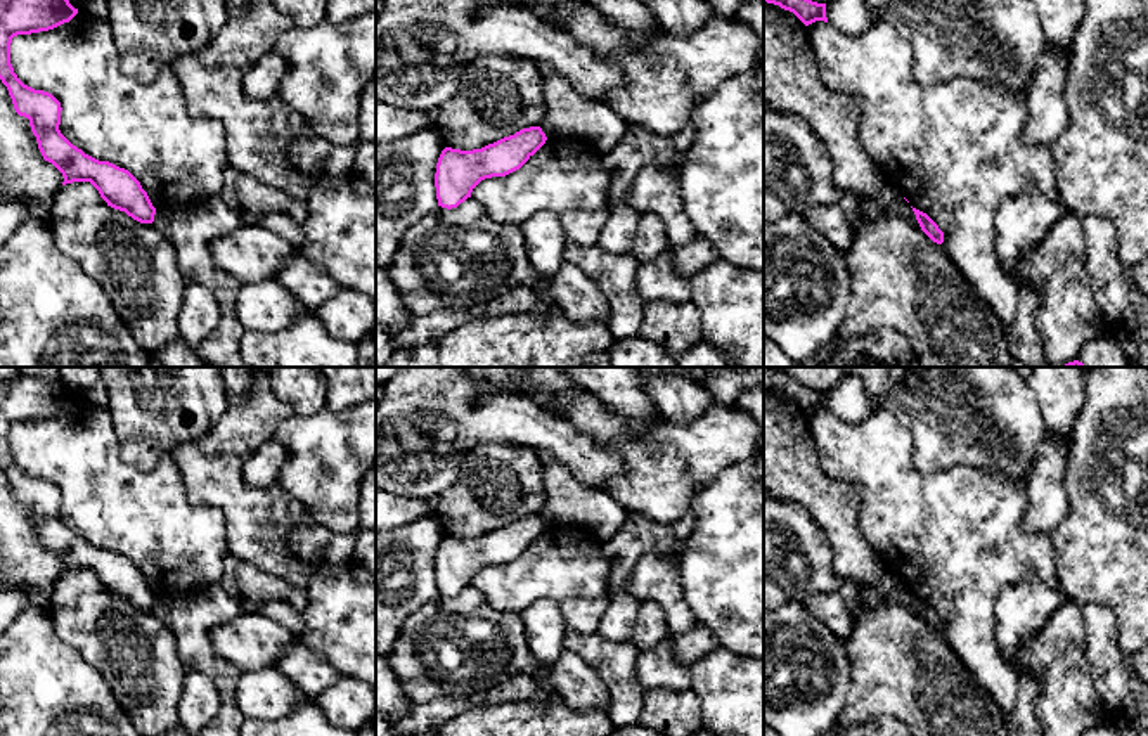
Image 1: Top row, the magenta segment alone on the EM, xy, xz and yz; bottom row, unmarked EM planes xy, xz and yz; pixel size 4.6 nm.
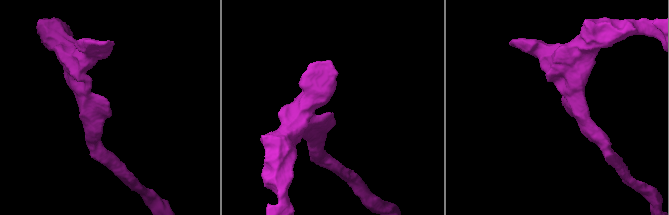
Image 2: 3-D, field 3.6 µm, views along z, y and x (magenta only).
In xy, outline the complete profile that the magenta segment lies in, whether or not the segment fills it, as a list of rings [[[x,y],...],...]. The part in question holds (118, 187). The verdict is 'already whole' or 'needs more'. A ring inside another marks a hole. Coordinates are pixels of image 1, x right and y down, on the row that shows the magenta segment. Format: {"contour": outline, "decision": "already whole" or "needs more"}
{"contour": [[[0,0],[0,80],[16,113],[29,119],[43,159],[62,173],[62,185],[90,182],[107,206],[140,223],[152,223],[156,208],[140,182],[128,170],[99,161],[73,145],[59,130],[61,102],[48,92],[24,85],[10,64],[14,36],[54,29],[76,14],[78,9],[69,0]]], "decision": "already whole"}

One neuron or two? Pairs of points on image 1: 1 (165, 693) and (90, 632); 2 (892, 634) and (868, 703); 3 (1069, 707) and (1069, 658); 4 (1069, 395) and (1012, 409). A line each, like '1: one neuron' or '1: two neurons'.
1: one neuron
2: one neuron
3: one neuron
4: two neurons

